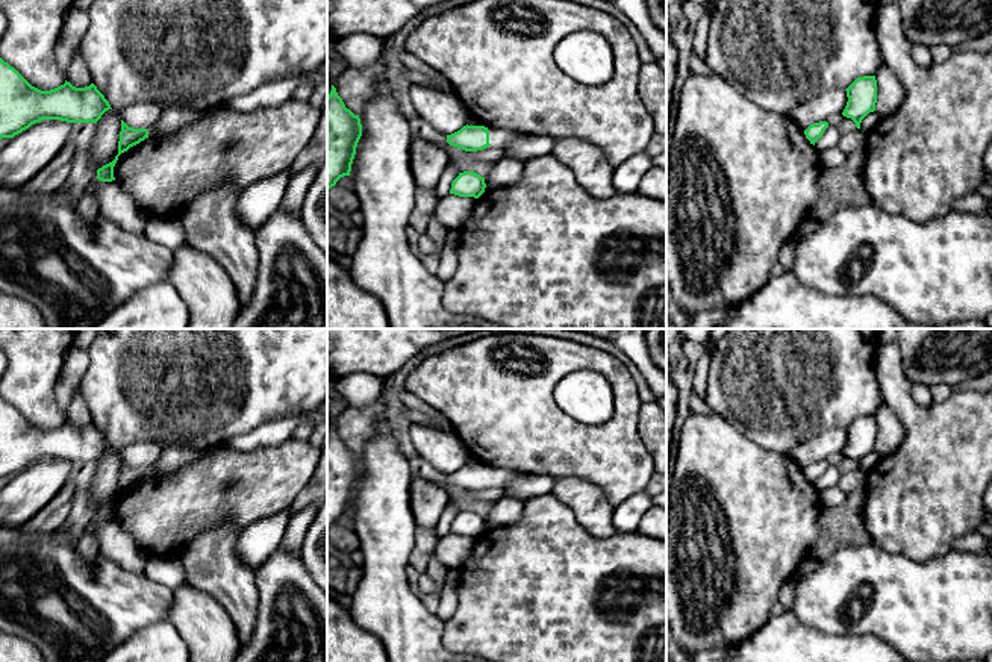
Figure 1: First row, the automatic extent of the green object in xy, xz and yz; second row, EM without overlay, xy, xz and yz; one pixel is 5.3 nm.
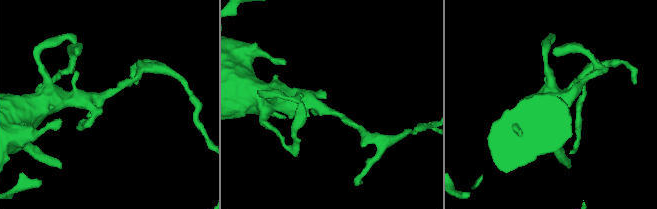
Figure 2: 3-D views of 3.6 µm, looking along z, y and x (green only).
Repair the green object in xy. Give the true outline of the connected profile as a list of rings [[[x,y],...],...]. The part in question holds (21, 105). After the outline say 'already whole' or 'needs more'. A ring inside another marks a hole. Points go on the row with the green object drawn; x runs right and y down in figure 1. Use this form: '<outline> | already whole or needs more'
[[[0,58],[0,139],[14,138],[42,120],[97,123],[112,109],[94,83],[76,88],[64,85],[41,91]]] | already whole

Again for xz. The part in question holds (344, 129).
[[[332,85],[332,91],[327,95],[327,191],[335,186],[341,177],[350,176],[360,136],[362,124],[359,115],[354,115],[345,108],[342,98],[336,92],[336,88]]] | already whole

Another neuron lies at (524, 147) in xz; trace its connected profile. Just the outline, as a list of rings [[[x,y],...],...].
[[[519,136],[515,142],[501,148],[503,158],[527,161],[541,155],[551,155],[556,138],[551,136]]]

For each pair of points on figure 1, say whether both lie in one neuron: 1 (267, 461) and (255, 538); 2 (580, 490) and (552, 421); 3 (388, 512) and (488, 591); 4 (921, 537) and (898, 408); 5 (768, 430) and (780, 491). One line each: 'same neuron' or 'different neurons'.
1: different neurons
2: different neurons
3: different neurons
4: same neuron
5: different neurons

